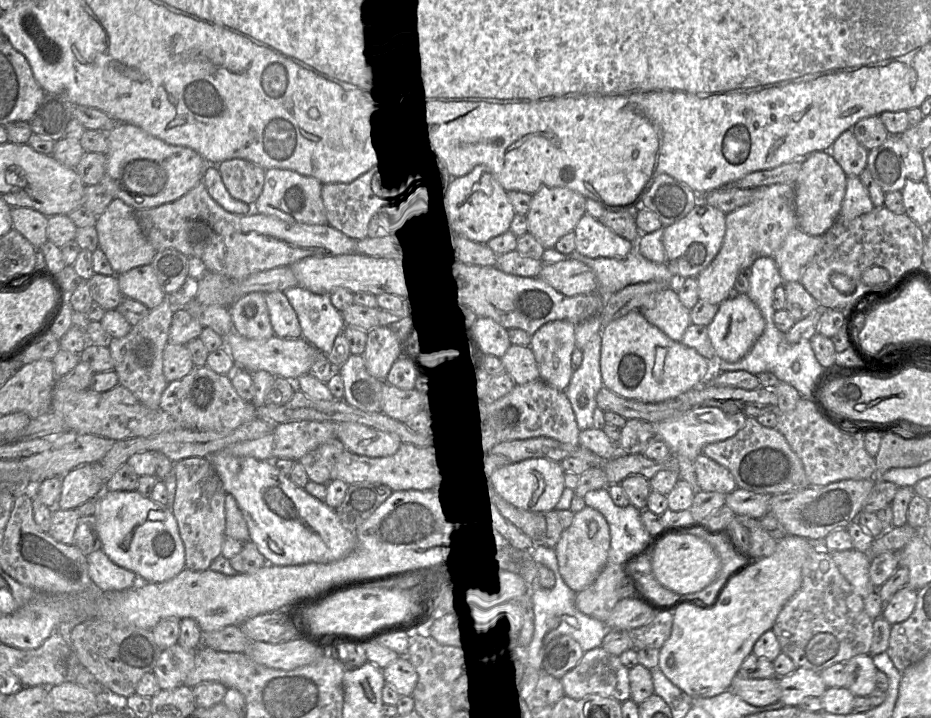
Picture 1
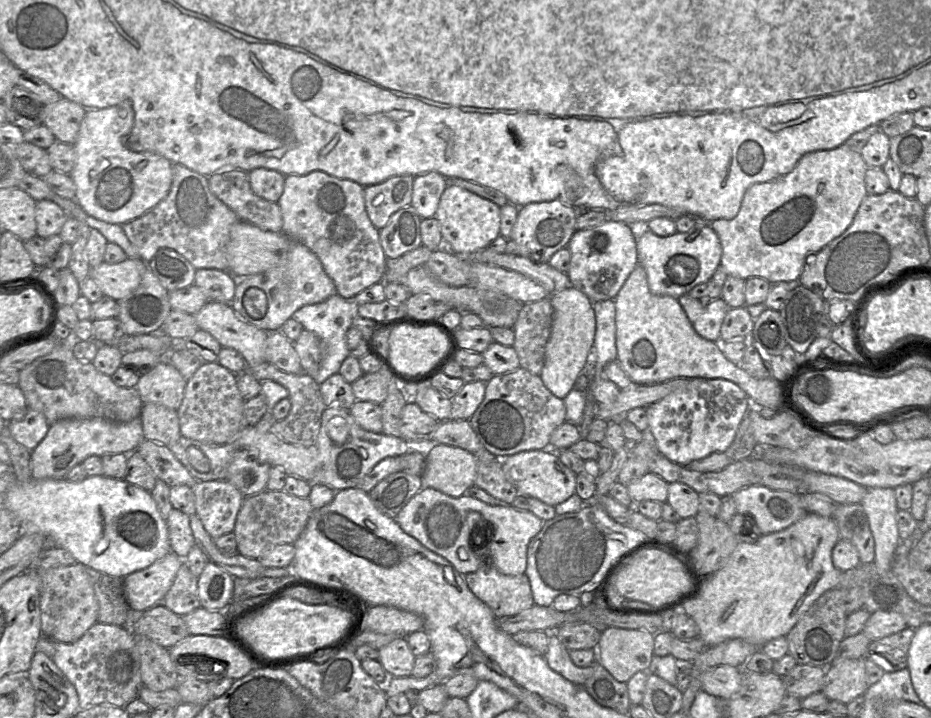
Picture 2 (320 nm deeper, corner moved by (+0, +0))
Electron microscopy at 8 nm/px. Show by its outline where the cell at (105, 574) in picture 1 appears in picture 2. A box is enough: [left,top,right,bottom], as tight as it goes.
[123,551,183,611]

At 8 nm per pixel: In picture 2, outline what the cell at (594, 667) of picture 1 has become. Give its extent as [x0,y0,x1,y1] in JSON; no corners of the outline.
[544,632,594,685]

